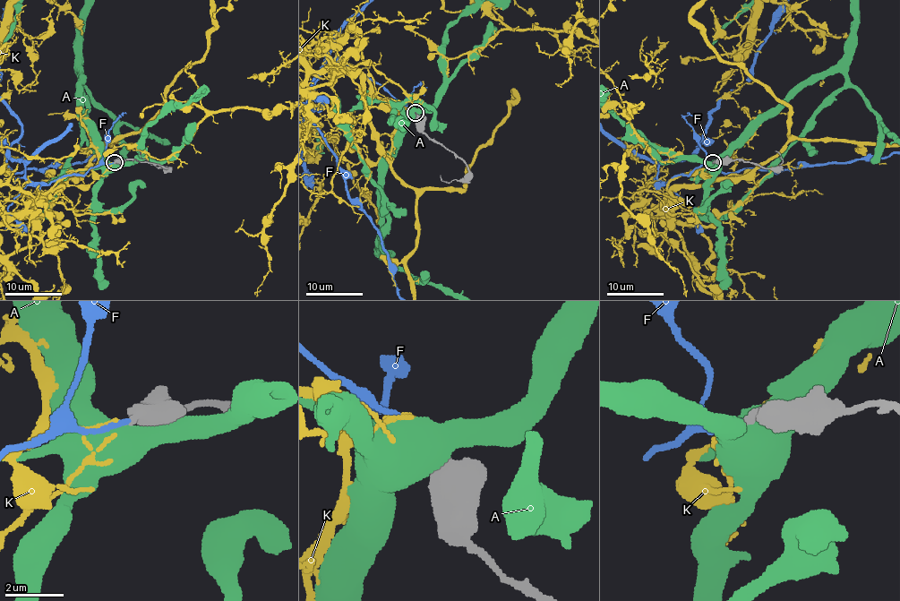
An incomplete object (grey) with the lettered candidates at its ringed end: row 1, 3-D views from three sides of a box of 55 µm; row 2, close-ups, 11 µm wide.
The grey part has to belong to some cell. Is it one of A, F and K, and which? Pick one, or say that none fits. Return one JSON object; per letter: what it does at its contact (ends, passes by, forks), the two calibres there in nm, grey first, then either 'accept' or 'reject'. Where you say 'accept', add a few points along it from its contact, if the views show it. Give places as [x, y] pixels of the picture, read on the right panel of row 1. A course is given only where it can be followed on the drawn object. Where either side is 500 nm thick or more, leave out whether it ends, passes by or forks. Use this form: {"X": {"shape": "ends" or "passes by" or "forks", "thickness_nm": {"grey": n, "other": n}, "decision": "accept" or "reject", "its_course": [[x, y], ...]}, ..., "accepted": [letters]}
{"A": {"thickness_nm": {"grey": 360, "other": 800}, "decision": "reject"}, "F": {"shape": "ends", "thickness_nm": {"grey": 380, "other": 170}, "decision": "accept"}, "K": {"shape": "ends", "thickness_nm": {"grey": 300, "other": 160}, "decision": "reject"}, "accepted": ["F"]}

